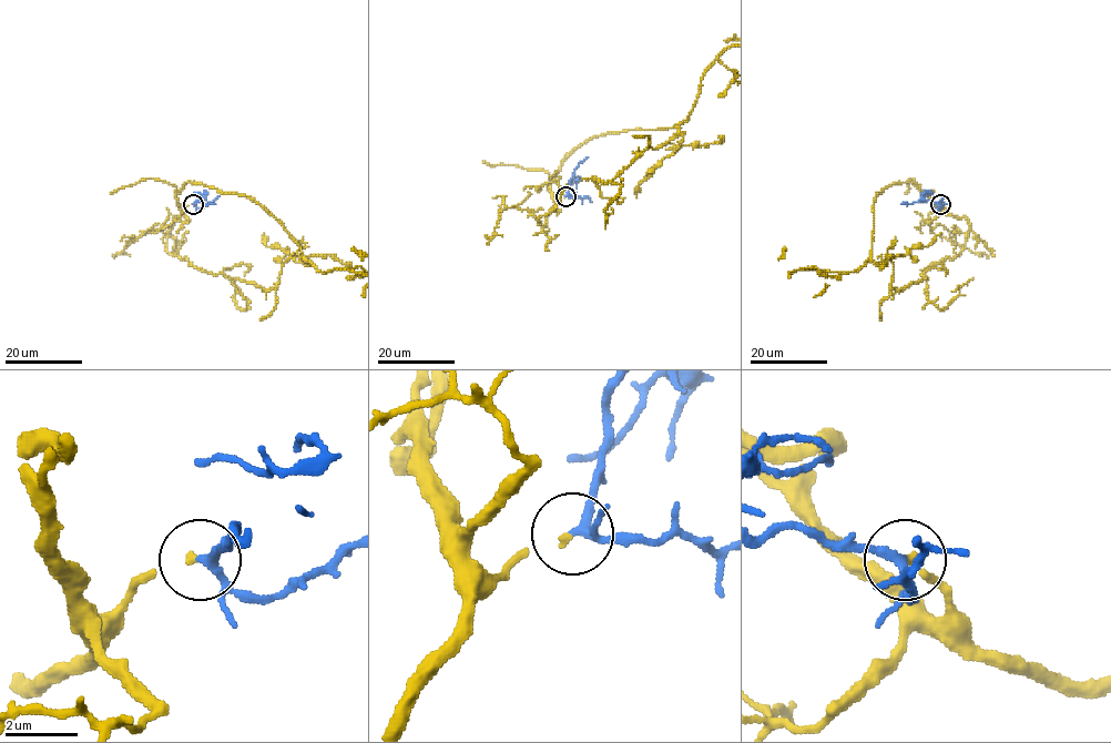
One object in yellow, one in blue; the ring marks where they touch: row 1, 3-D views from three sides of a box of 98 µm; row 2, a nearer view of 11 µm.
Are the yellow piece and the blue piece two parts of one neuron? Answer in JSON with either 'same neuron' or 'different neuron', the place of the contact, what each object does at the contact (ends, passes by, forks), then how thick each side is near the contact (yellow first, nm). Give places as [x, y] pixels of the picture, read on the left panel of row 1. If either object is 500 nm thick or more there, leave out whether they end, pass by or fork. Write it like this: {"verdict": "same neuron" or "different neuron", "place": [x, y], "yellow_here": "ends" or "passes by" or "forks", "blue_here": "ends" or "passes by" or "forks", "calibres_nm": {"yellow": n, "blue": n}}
{"verdict": "same neuron", "place": [193, 204], "yellow_here": "ends", "blue_here": "forks", "calibres_nm": {"yellow": 140, "blue": 190}}

